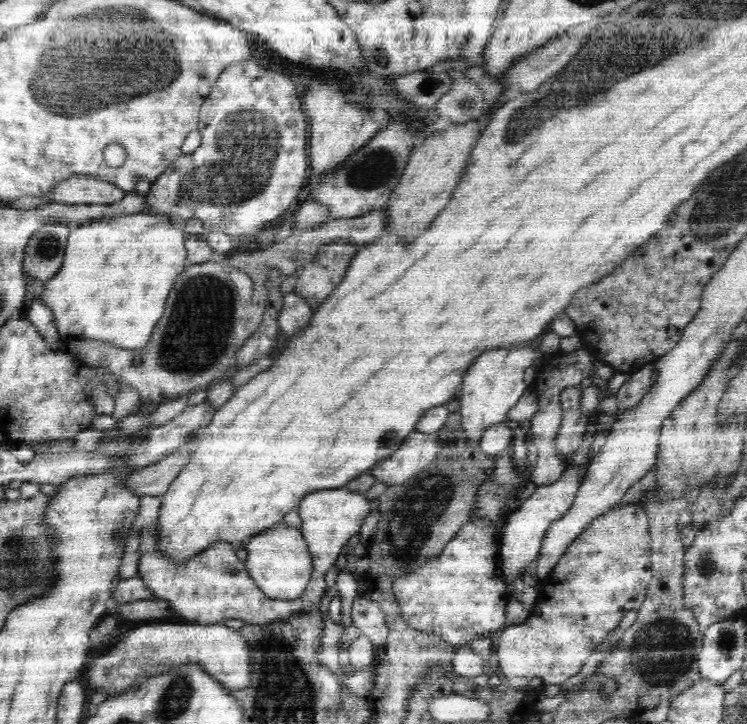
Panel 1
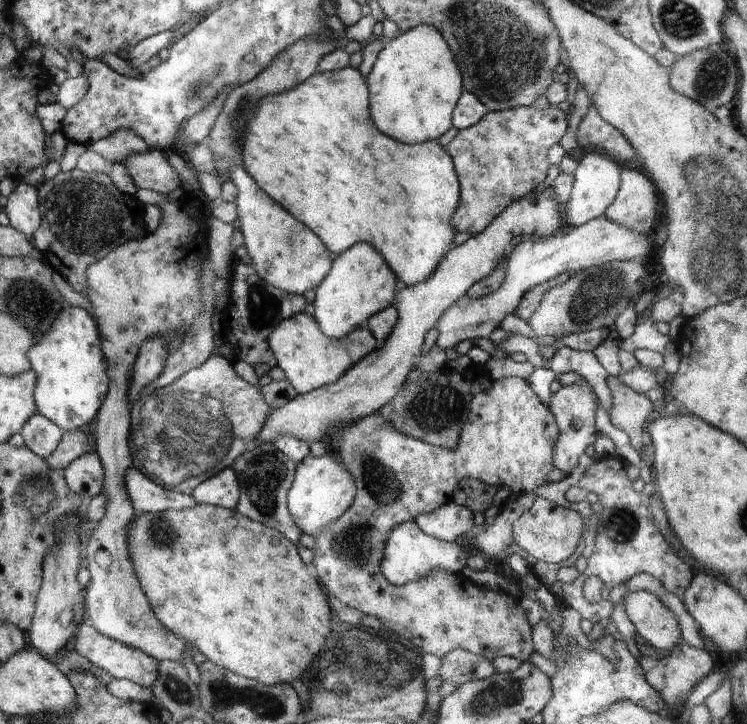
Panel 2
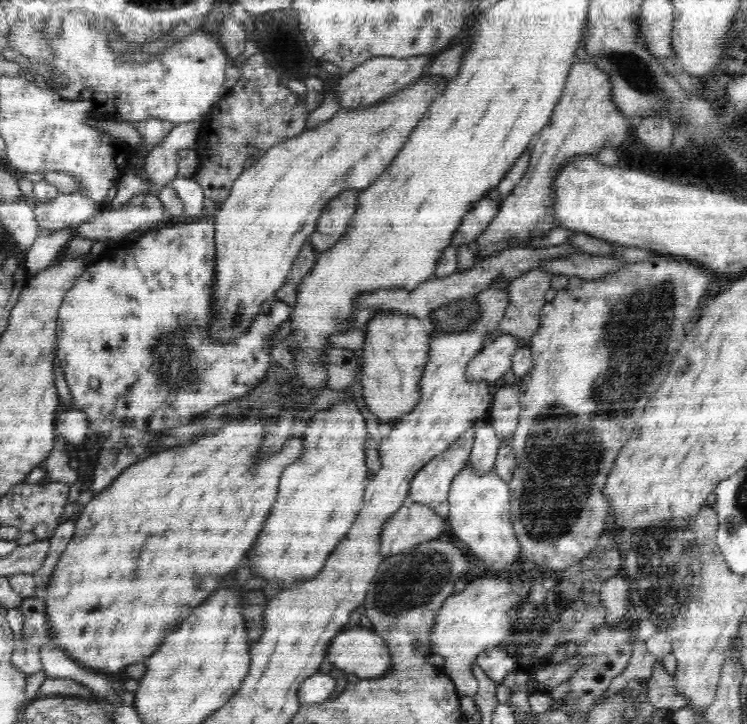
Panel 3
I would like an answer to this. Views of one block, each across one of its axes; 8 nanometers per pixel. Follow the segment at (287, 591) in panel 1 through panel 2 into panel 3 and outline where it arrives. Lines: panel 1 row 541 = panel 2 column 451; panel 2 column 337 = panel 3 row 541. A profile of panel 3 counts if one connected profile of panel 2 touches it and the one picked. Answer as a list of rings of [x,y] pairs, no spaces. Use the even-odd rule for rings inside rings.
[[[407,503],[382,528],[380,554],[383,558],[390,557],[417,544],[444,537],[446,524],[430,506]]]

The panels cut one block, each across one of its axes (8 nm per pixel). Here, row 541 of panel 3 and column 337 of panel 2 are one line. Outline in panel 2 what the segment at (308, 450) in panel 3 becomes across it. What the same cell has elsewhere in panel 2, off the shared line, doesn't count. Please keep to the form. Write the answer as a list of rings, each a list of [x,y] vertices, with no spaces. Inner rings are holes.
[[[360,242],[334,260],[330,274],[318,285],[313,317],[328,338],[342,338],[356,327],[366,325],[366,320],[376,312],[388,308],[394,296],[396,278],[392,270],[370,244]]]

